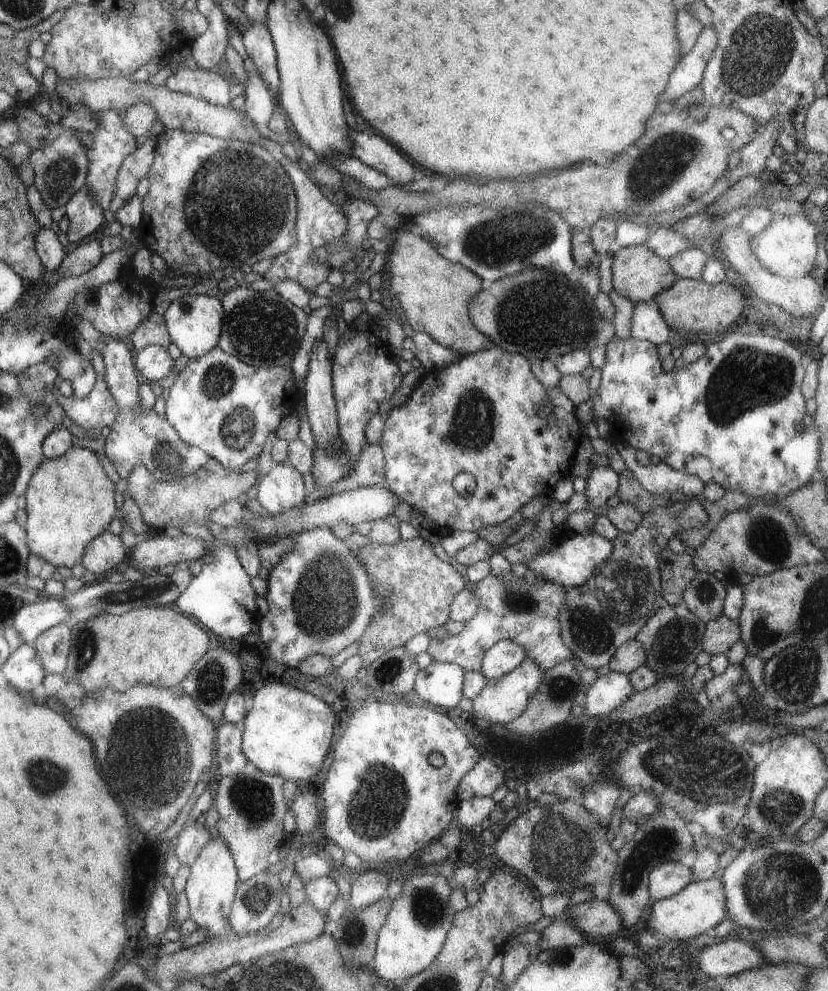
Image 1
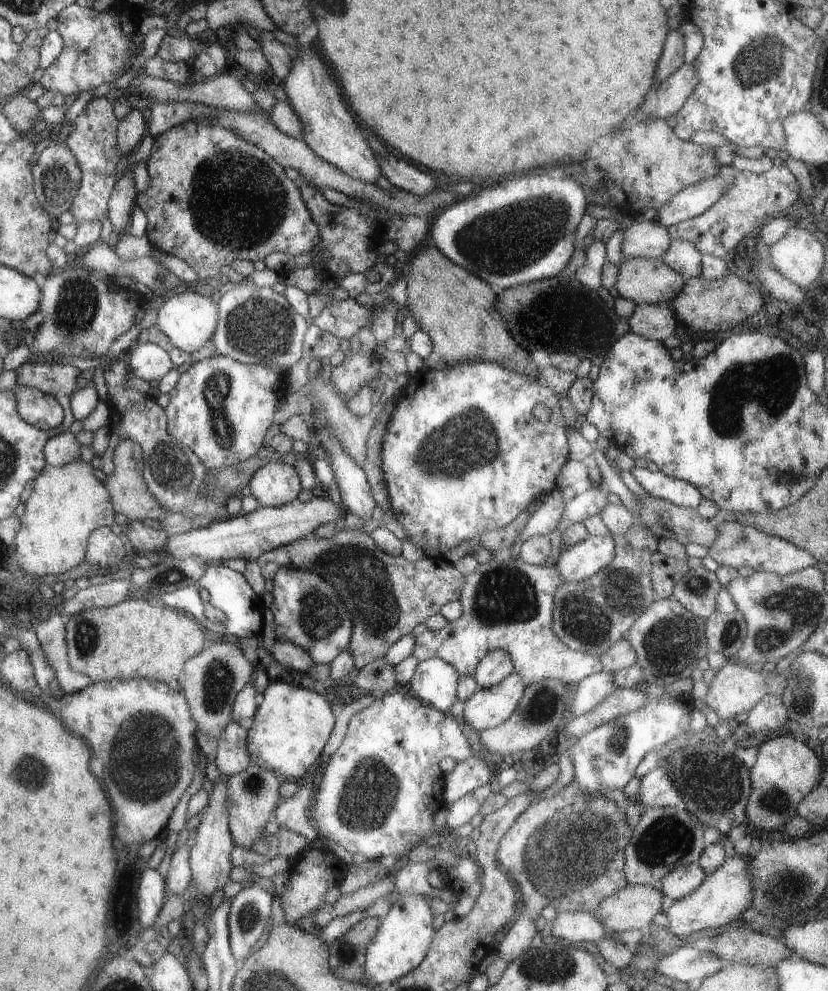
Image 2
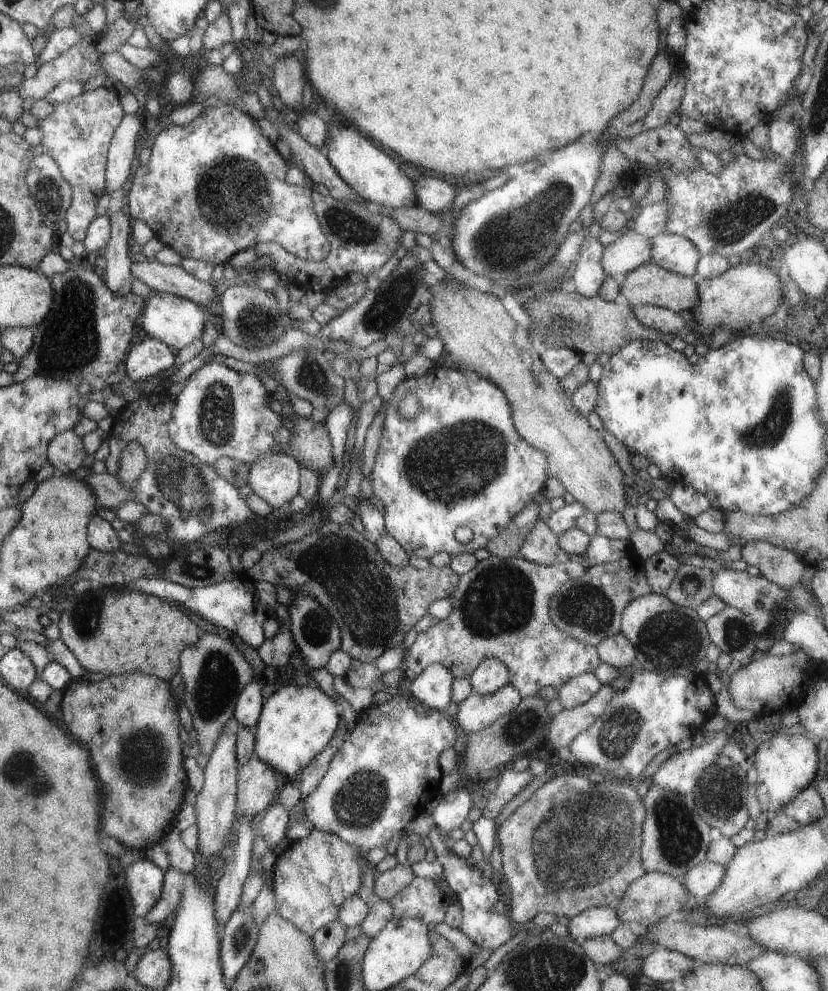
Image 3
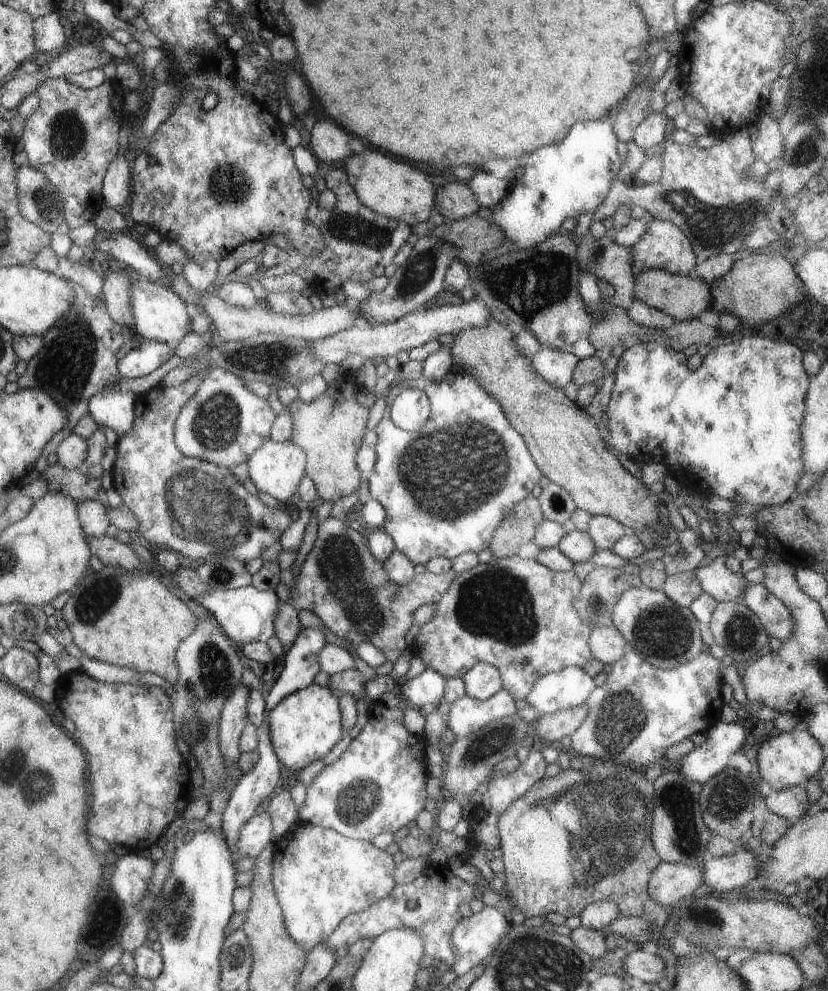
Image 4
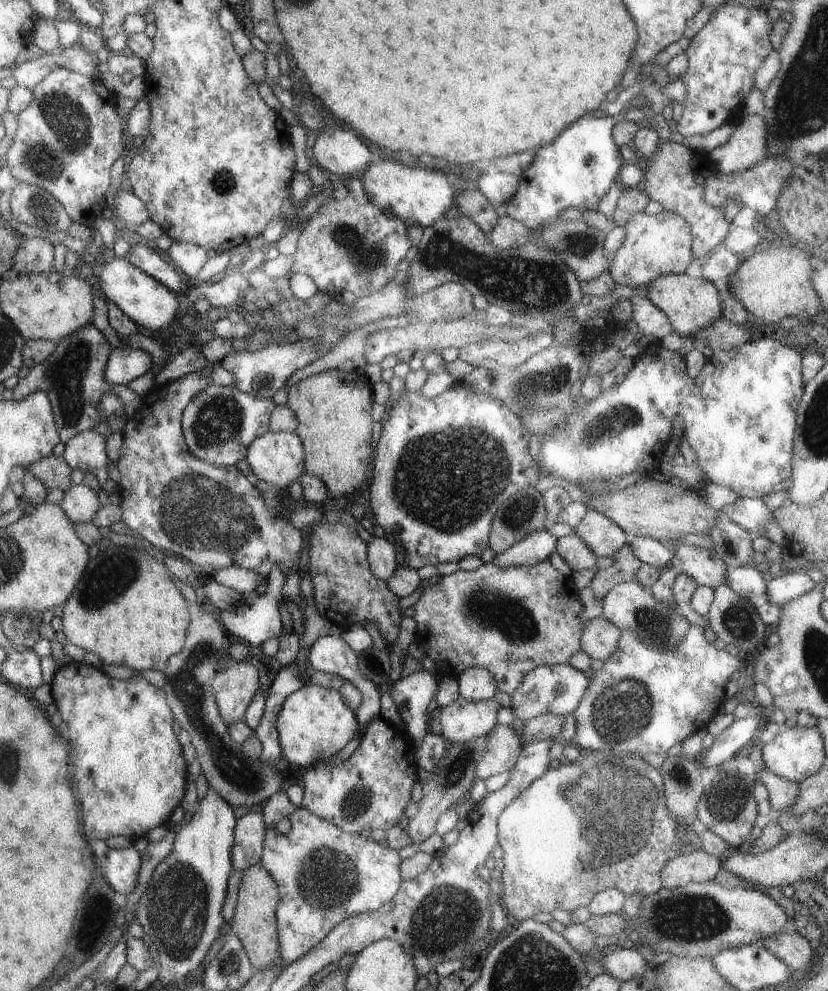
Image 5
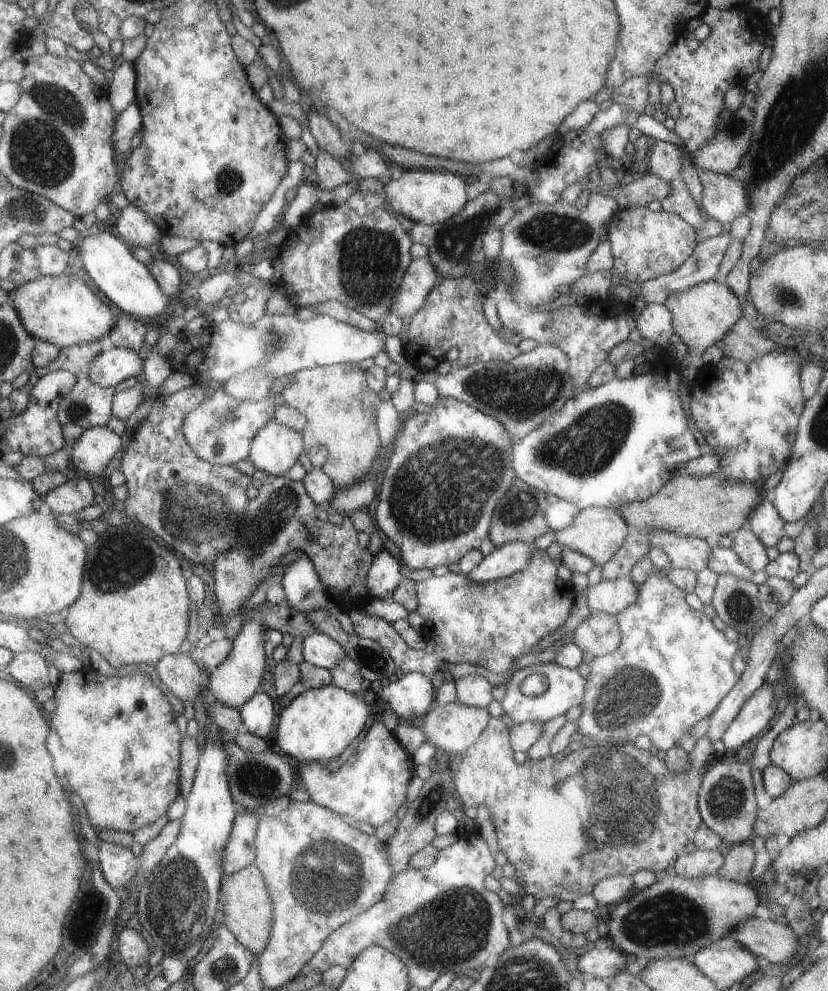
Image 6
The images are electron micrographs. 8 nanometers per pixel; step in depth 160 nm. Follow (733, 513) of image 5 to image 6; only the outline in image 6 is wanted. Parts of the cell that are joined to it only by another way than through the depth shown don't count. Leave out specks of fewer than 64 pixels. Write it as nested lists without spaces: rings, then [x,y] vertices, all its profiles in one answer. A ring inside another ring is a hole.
[[[772,491],[762,494],[760,501],[744,520],[745,525],[764,545],[774,547],[781,538],[784,520],[776,513],[771,502]]]

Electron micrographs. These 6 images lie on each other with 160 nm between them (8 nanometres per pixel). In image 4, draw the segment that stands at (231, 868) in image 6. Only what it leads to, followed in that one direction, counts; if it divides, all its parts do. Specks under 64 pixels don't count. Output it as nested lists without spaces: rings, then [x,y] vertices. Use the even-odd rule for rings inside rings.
[[[265,812],[253,813],[253,816],[240,826],[237,840],[234,842],[236,858],[255,858],[266,844],[273,844],[269,815]]]

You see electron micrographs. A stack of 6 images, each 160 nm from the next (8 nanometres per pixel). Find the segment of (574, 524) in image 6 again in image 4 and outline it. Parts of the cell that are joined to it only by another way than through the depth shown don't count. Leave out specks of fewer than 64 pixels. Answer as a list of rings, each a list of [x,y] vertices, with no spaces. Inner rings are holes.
[[[590,515],[584,530],[597,550],[610,550],[623,535],[633,535],[633,529],[619,524],[611,517]]]

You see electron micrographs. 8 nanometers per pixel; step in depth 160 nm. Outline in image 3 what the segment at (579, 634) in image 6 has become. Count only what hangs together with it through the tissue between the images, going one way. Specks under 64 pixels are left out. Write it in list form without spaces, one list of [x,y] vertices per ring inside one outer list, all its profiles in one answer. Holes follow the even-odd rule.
[[[620,632],[604,638],[594,649],[601,663],[613,668],[625,668],[634,663],[635,649]]]

